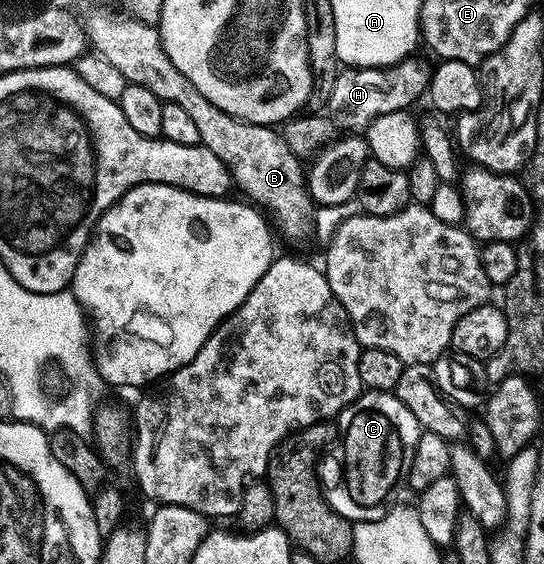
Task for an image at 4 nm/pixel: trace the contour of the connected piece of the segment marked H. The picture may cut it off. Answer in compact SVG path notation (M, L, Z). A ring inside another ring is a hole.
M416 58L404 59L398 65L388 67L345 67L335 78L334 88L328 97L326 114L337 129L344 132L358 132L380 115L390 111L409 109L412 102L427 91L430 77L429 67L420 64Z

